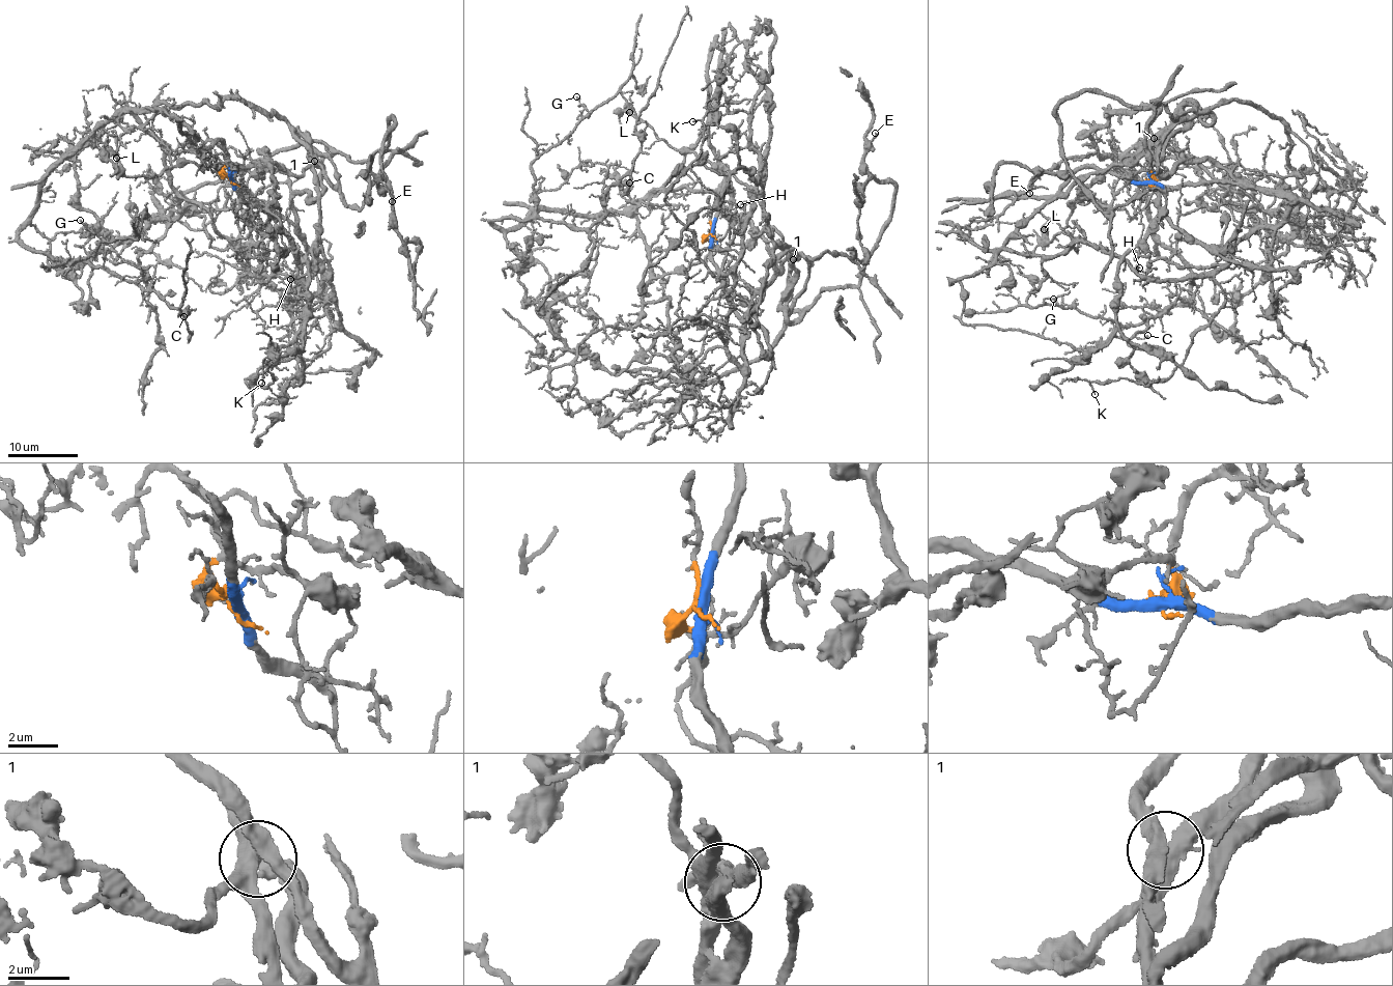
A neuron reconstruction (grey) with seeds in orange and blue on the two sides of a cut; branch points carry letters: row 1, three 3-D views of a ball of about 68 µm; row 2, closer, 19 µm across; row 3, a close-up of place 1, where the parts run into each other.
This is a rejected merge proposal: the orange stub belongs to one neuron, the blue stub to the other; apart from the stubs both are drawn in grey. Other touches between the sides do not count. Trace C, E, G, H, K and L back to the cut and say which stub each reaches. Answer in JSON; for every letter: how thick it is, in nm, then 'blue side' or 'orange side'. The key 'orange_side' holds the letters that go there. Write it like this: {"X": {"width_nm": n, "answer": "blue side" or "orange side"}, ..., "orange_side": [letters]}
{"C": {"width_nm": 140, "answer": "orange side"}, "E": {"width_nm": 130, "answer": "blue side"}, "G": {"width_nm": 130, "answer": "orange side"}, "H": {"width_nm": 130, "answer": "blue side"}, "K": {"width_nm": 130, "answer": "blue side"}, "L": {"width_nm": 180, "answer": "blue side"}, "orange_side": ["C", "G"]}

